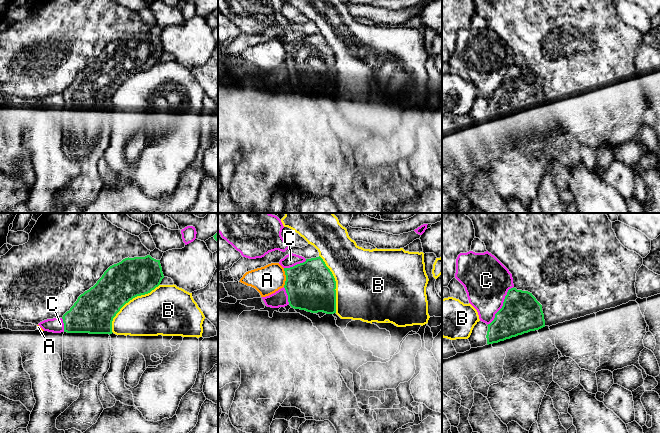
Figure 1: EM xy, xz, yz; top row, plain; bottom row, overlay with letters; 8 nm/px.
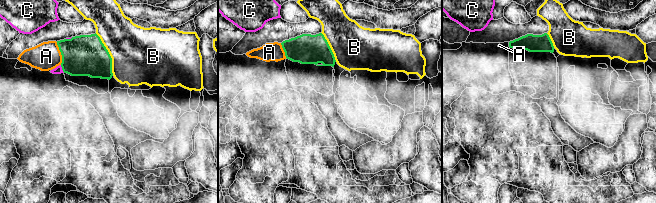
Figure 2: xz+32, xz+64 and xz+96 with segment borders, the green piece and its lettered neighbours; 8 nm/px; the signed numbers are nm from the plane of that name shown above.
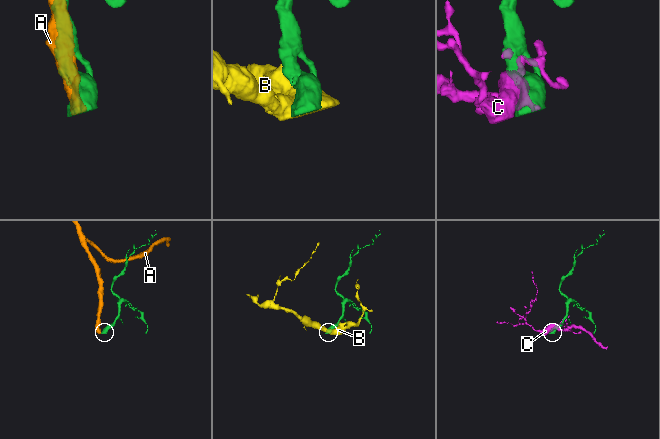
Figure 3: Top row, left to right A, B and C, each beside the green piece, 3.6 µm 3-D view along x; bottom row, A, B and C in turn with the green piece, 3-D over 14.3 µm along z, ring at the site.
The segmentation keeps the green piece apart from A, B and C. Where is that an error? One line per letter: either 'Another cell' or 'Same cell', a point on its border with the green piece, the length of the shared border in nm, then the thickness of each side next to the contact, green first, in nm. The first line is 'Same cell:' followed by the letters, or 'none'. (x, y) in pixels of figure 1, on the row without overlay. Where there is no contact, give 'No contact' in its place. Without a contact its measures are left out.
Same cell: none
A: Another cell. Touches green at xz (286, 53). Shared border 150 nm. Thickness 400 nm (green) against 220 nm
B: Another cell. Touches green at xy (128, 77). Shared border 550 nm. Thickness 320 nm (green) against 360 nm
C: Another cell. Touches green at yz (503, 81). Shared border 380 nm. Thickness 320 nm (green) against 380 nm

